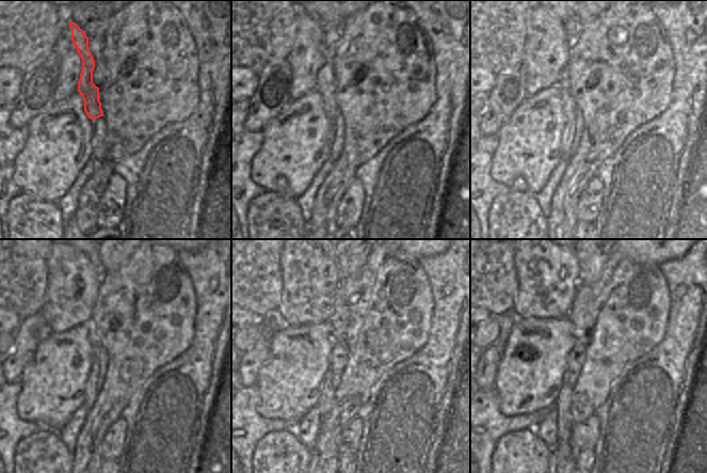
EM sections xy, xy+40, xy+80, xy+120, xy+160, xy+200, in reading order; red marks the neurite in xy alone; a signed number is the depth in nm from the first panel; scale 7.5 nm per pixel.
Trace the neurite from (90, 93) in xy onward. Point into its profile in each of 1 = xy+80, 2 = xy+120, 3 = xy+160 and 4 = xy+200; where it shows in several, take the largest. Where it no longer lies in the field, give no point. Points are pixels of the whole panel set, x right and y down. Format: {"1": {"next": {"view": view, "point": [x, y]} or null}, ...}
{"1": {"next": {"view": "xy+80", "point": [568, 105]}}, "2": {"next": {"view": "xy+120", "point": [91, 391]}}, "3": {"next": {"view": "xy+160", "point": [324, 403]}}, "4": {"next": {"view": "xy+200", "point": [562, 404]}}}

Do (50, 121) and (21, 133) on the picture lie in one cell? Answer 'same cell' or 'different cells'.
different cells

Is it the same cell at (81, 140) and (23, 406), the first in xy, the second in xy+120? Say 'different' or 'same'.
same

